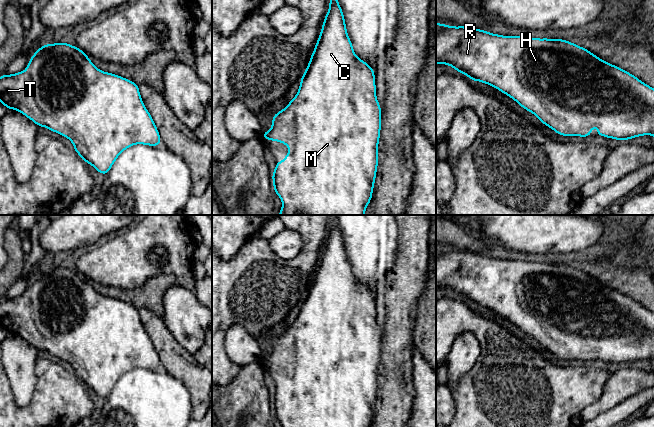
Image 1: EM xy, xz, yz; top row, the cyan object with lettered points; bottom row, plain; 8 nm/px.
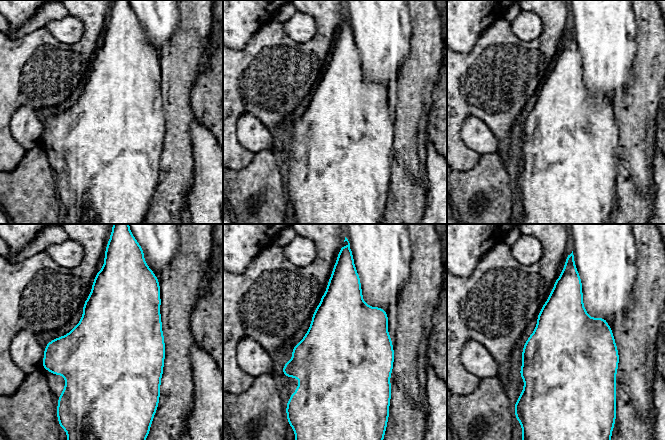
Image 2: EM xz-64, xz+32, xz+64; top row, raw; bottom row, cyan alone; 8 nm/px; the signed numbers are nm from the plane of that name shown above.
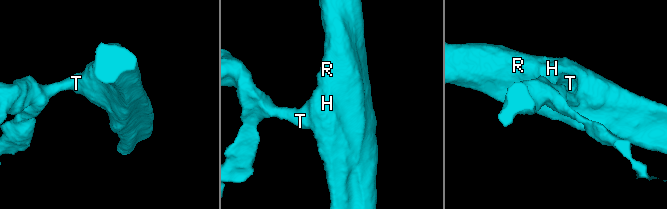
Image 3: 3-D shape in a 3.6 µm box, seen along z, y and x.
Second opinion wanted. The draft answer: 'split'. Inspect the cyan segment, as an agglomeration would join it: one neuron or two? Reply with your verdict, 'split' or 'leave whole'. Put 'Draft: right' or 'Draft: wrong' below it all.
leave whole
Draft: wrong

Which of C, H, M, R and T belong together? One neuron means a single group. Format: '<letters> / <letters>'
C H M R T

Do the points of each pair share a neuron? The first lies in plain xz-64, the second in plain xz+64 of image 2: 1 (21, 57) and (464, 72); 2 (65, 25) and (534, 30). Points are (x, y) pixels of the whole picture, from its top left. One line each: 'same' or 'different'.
1: same
2: same

